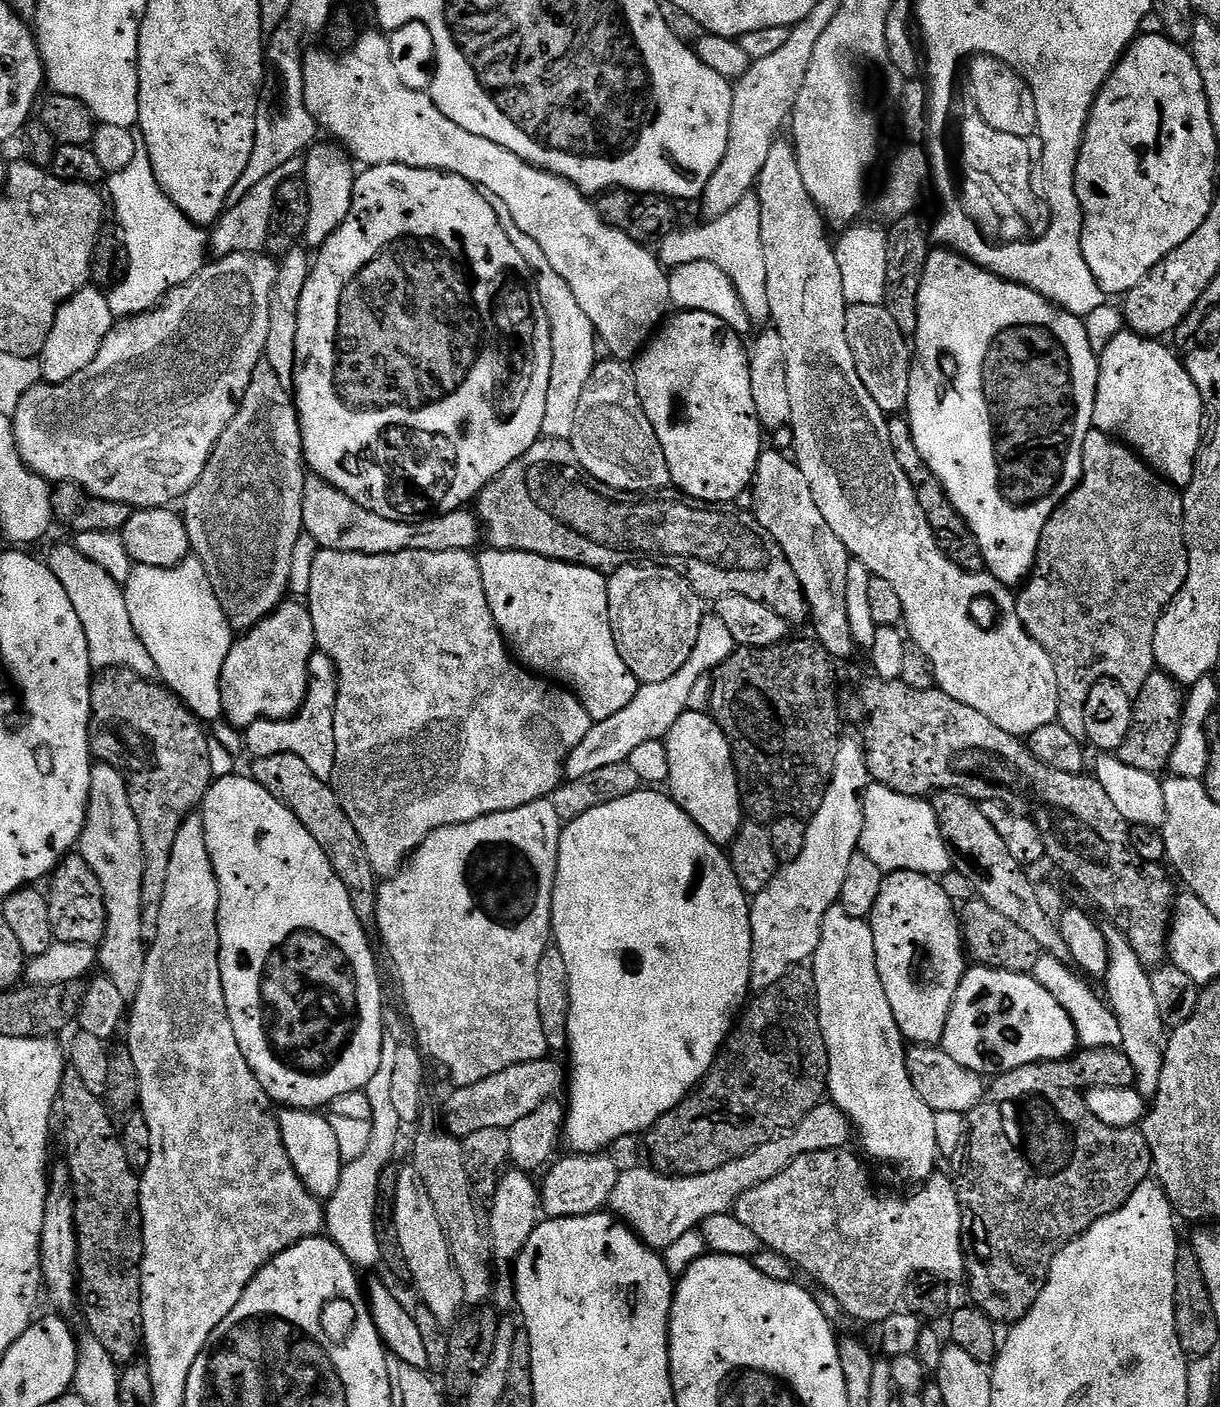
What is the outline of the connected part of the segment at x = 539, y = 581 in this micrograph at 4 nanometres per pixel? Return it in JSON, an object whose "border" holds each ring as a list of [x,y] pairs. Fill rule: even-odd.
{"border":[[[497,548],[484,550],[484,553],[479,553],[478,559],[482,574],[482,586],[486,590],[486,602],[490,602],[490,614],[494,614],[494,622],[498,626],[498,630],[504,635],[509,649],[521,665],[527,666],[533,673],[552,682],[564,682],[564,679],[568,679],[566,681],[567,687],[575,691],[576,697],[580,699],[586,710],[586,714],[590,714],[590,718],[594,722],[614,718],[614,714],[618,714],[618,710],[626,710],[626,706],[630,706],[630,702],[637,690],[640,689],[641,683],[636,679],[636,675],[628,669],[626,662],[622,662],[622,654],[618,654],[618,646],[614,642],[614,634],[610,630],[608,581],[603,571],[587,568],[581,564],[568,564],[565,560],[547,560],[538,554],[530,554],[529,552],[503,552]]]}

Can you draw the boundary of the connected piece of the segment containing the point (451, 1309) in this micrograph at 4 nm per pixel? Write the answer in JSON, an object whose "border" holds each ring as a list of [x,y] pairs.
{"border":[[[415,1166],[407,1167],[400,1168],[396,1209],[392,1219],[396,1222],[398,1242],[406,1258],[410,1280],[416,1283],[429,1314],[448,1326],[461,1315],[465,1307],[462,1280],[458,1278],[458,1270],[452,1261],[442,1222],[438,1222],[438,1210],[434,1210],[434,1202],[430,1202],[430,1190],[426,1190],[426,1182],[422,1182],[422,1174],[418,1174]]]}

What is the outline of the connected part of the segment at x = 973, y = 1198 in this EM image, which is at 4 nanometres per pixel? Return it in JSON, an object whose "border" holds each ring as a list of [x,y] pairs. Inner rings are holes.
{"border":[[[1016,1068],[1009,1072],[1001,1072],[987,1085],[983,1100],[978,1106],[974,1106],[966,1114],[964,1141],[960,1148],[950,1158],[952,1172],[950,1179],[956,1185],[956,1197],[960,1203],[962,1216],[961,1240],[964,1247],[964,1271],[966,1273],[966,1285],[972,1291],[971,1303],[985,1312],[987,1316],[1000,1326],[1011,1326],[1020,1320],[1031,1310],[1034,1302],[1038,1302],[1038,1294],[1042,1294],[1044,1283],[1048,1280],[1048,1267],[1052,1265],[1052,1259],[1056,1257],[1058,1249],[1076,1240],[1094,1222],[1098,1222],[1104,1216],[1114,1214],[1138,1190],[1138,1186],[1149,1179],[1152,1172],[1152,1155],[1148,1149],[1148,1143],[1143,1131],[1135,1128],[1115,1128],[1106,1126],[1106,1122],[1098,1122],[1098,1118],[1088,1108],[1087,1099],[1081,1093],[1075,1092],[1073,1096],[1043,1096],[1037,1094],[1036,1088],[1032,1093],[1024,1092],[1024,1072]]]}

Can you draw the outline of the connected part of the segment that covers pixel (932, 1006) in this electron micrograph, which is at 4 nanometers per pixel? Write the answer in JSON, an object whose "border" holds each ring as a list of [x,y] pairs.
{"border":[[[893,872],[884,877],[882,894],[878,894],[870,923],[874,934],[878,978],[882,978],[882,990],[886,990],[890,1010],[894,1010],[894,1018],[905,1041],[913,1045],[939,1045],[944,1038],[946,1022],[960,980],[966,971],[966,949],[957,905],[950,898],[946,898],[946,890],[942,890],[939,879],[926,876],[923,872]]]}

